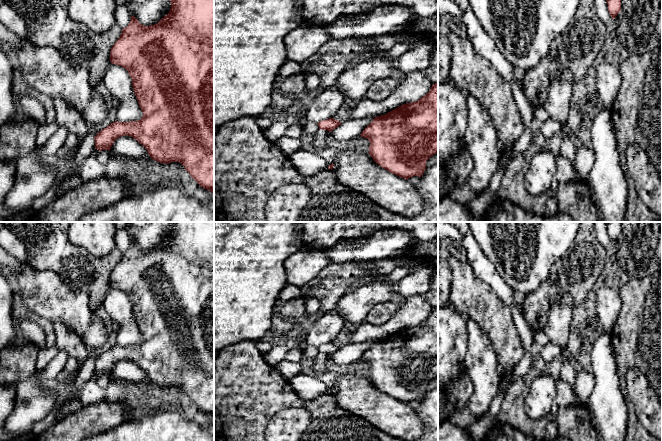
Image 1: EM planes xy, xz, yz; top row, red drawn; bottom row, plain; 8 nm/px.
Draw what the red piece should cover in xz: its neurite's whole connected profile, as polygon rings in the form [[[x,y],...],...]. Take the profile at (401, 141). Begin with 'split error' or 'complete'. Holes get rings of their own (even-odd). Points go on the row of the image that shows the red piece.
complete; [[[438,83],[433,84],[430,91],[418,101],[403,104],[385,115],[375,117],[373,121],[362,131],[360,136],[369,140],[370,146],[368,154],[379,166],[389,171],[390,173],[407,180],[413,176],[421,177],[426,169],[427,160],[438,152]]]

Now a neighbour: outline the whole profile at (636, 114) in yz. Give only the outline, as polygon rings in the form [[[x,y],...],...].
[[[662,46],[654,51],[628,55],[620,64],[619,70],[622,82],[610,113],[616,147],[628,186],[625,222],[662,222],[662,218],[650,211],[638,196],[626,160],[628,146],[638,144],[648,153],[662,181]]]

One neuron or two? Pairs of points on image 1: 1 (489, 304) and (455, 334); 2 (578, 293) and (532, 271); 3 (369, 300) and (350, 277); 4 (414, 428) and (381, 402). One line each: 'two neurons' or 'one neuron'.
1: two neurons
2: two neurons
3: two neurons
4: one neuron

